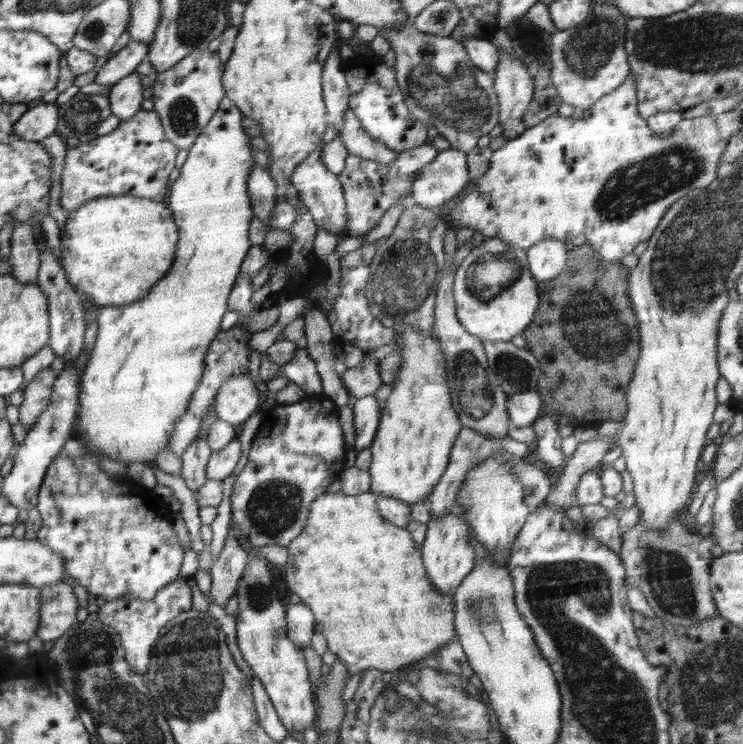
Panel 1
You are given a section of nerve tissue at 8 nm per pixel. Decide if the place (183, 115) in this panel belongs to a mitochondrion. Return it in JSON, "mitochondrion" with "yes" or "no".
{"mitochondrion":"yes"}

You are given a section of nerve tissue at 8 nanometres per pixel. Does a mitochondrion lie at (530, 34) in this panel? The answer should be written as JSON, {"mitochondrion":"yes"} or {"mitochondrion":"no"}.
{"mitochondrion":"no"}

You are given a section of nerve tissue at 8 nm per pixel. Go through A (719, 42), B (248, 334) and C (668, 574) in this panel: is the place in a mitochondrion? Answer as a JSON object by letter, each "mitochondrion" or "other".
{"A":"mitochondrion","B":"other","C":"mitochondrion"}

